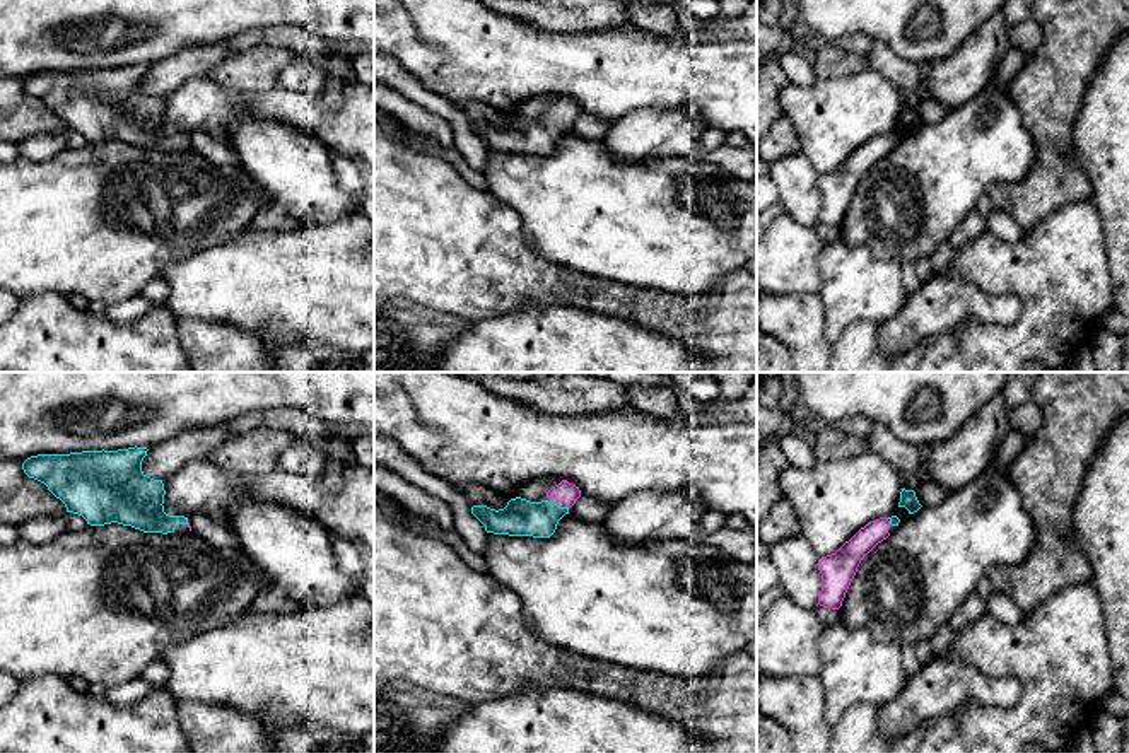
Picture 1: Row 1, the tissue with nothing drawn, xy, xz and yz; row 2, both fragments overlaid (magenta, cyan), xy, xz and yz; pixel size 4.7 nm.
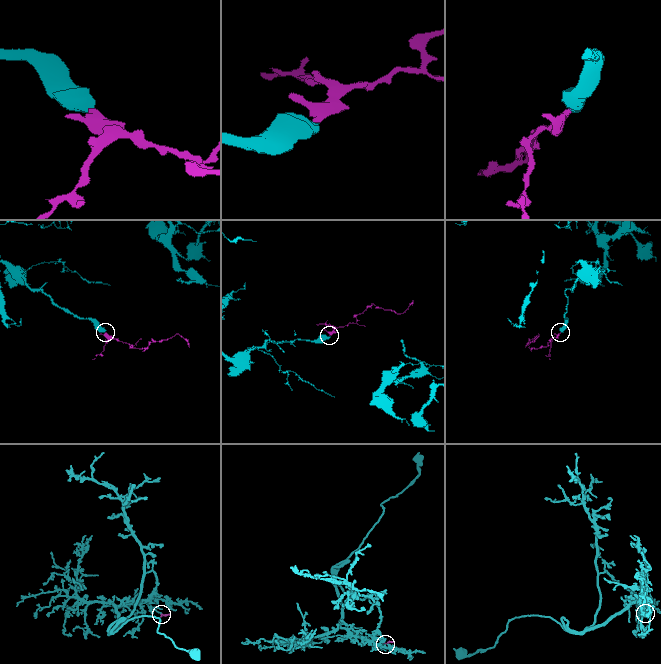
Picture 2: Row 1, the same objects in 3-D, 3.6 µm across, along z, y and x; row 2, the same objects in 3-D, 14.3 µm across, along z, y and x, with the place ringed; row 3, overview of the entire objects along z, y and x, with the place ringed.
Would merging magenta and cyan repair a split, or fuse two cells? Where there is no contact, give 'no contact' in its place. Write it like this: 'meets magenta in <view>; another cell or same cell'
no contact; same cell

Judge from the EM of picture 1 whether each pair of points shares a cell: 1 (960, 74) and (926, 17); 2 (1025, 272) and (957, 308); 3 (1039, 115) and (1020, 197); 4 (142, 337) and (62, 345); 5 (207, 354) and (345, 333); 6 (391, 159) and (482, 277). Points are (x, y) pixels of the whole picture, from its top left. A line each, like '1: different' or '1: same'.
1: different
2: different
3: same
4: same
5: different
6: same

